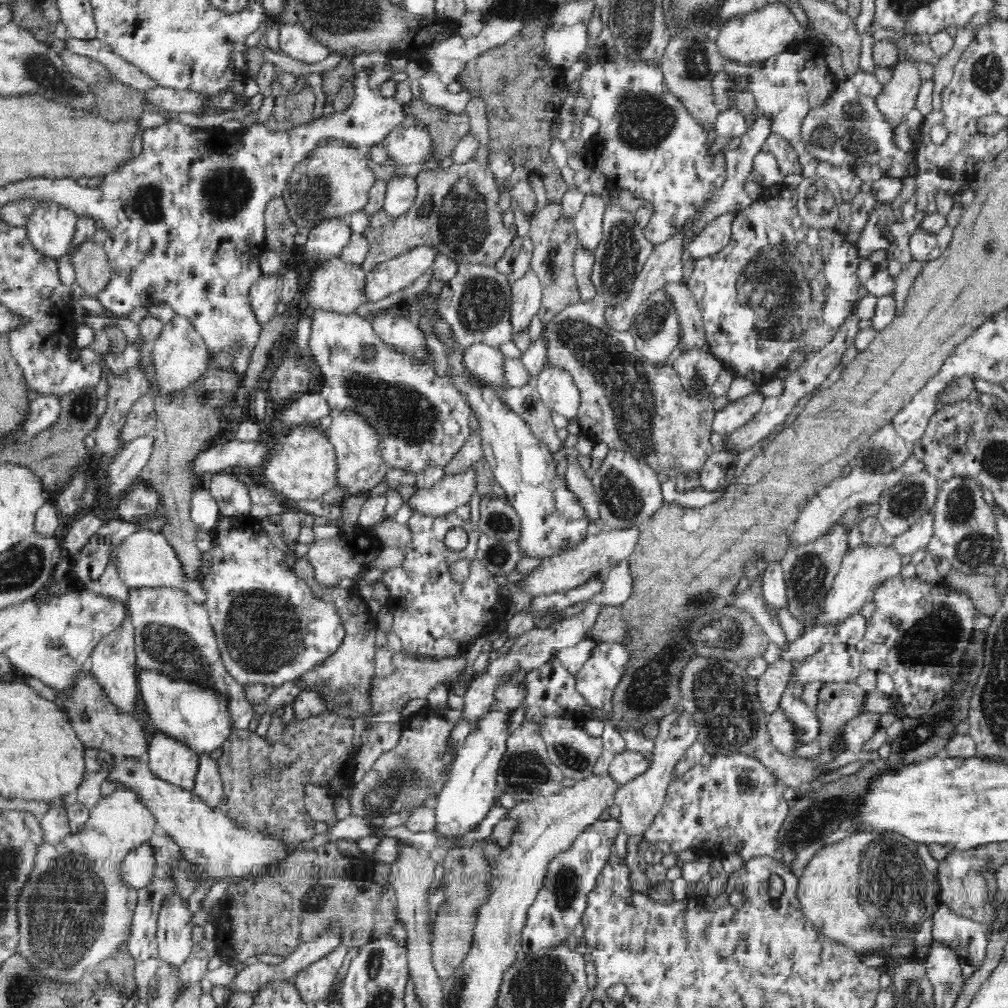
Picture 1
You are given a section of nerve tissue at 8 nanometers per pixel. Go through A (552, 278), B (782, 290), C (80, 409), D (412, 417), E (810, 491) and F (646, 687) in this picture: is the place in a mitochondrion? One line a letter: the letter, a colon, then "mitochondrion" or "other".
A: other
B: mitochondrion
C: mitochondrion
D: mitochondrion
E: other
F: mitochondrion

